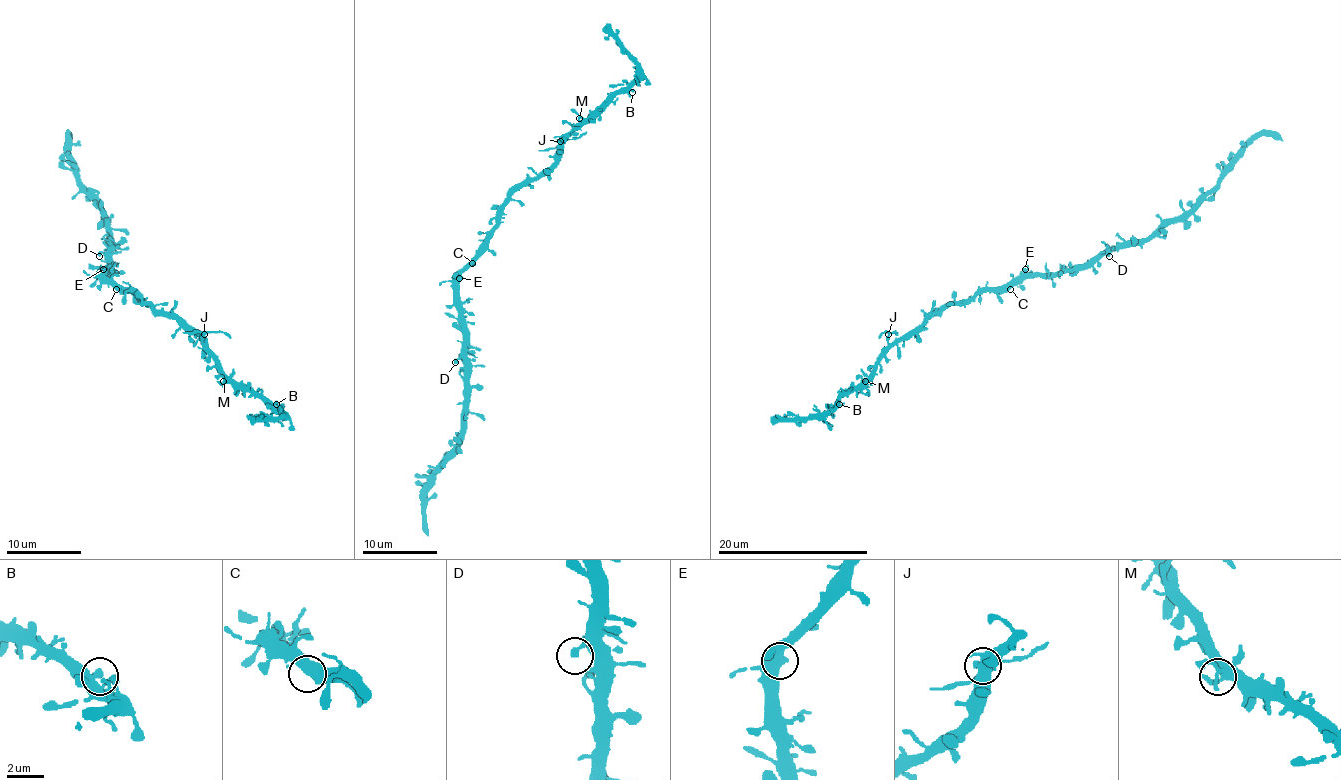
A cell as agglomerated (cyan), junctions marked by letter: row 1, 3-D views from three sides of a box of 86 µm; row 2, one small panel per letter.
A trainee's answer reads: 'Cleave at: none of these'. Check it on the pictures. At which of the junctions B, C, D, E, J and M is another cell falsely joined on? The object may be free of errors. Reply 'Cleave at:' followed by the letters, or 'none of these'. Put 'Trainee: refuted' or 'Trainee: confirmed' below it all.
Cleave at: J
Trainee: refuted

